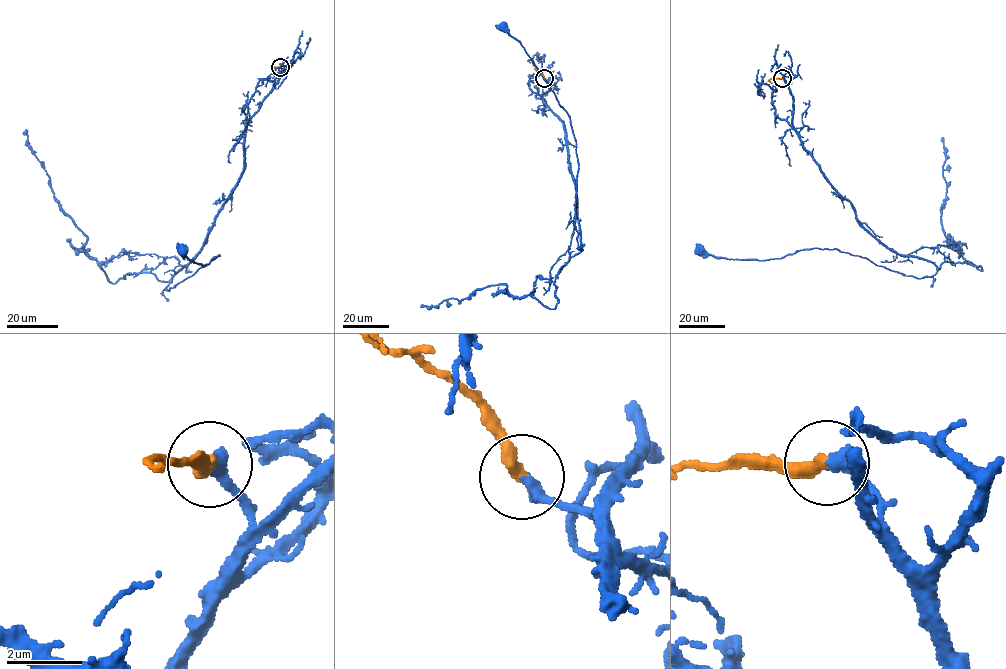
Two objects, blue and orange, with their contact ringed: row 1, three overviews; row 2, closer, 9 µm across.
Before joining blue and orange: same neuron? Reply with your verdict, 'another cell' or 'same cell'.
same cell

